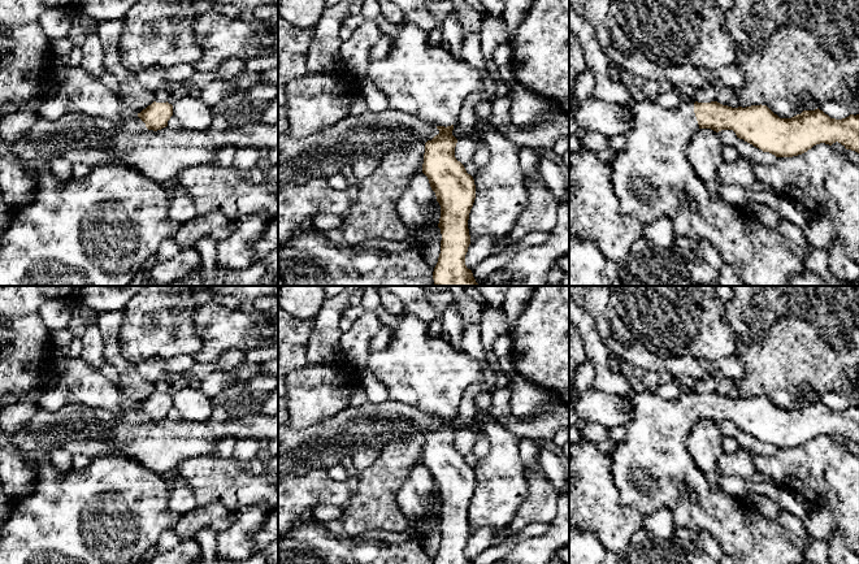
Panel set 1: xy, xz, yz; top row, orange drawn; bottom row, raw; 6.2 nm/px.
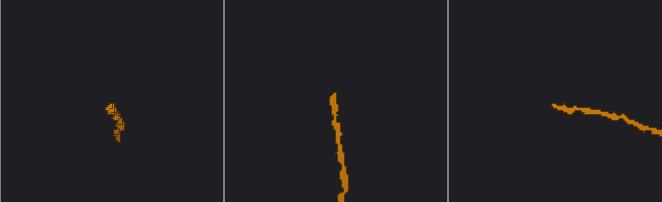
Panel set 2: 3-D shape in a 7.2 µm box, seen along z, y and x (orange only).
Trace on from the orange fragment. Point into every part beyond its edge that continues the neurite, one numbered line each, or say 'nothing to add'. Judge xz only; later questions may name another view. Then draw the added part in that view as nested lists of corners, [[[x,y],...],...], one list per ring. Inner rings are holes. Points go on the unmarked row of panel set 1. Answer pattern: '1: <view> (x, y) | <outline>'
1: xz (430, 373) | [[[403,313],[398,326],[392,329],[390,344],[382,351],[368,353],[366,370],[389,390],[389,399],[444,418],[459,413],[469,385],[485,381],[480,361],[456,350],[450,340],[430,338],[428,324],[408,313]]]

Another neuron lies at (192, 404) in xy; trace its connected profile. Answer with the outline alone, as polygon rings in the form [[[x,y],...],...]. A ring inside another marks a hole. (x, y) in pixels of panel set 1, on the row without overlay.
[[[187,386],[173,395],[173,405],[186,421],[204,422],[211,418],[214,402],[196,386]]]

